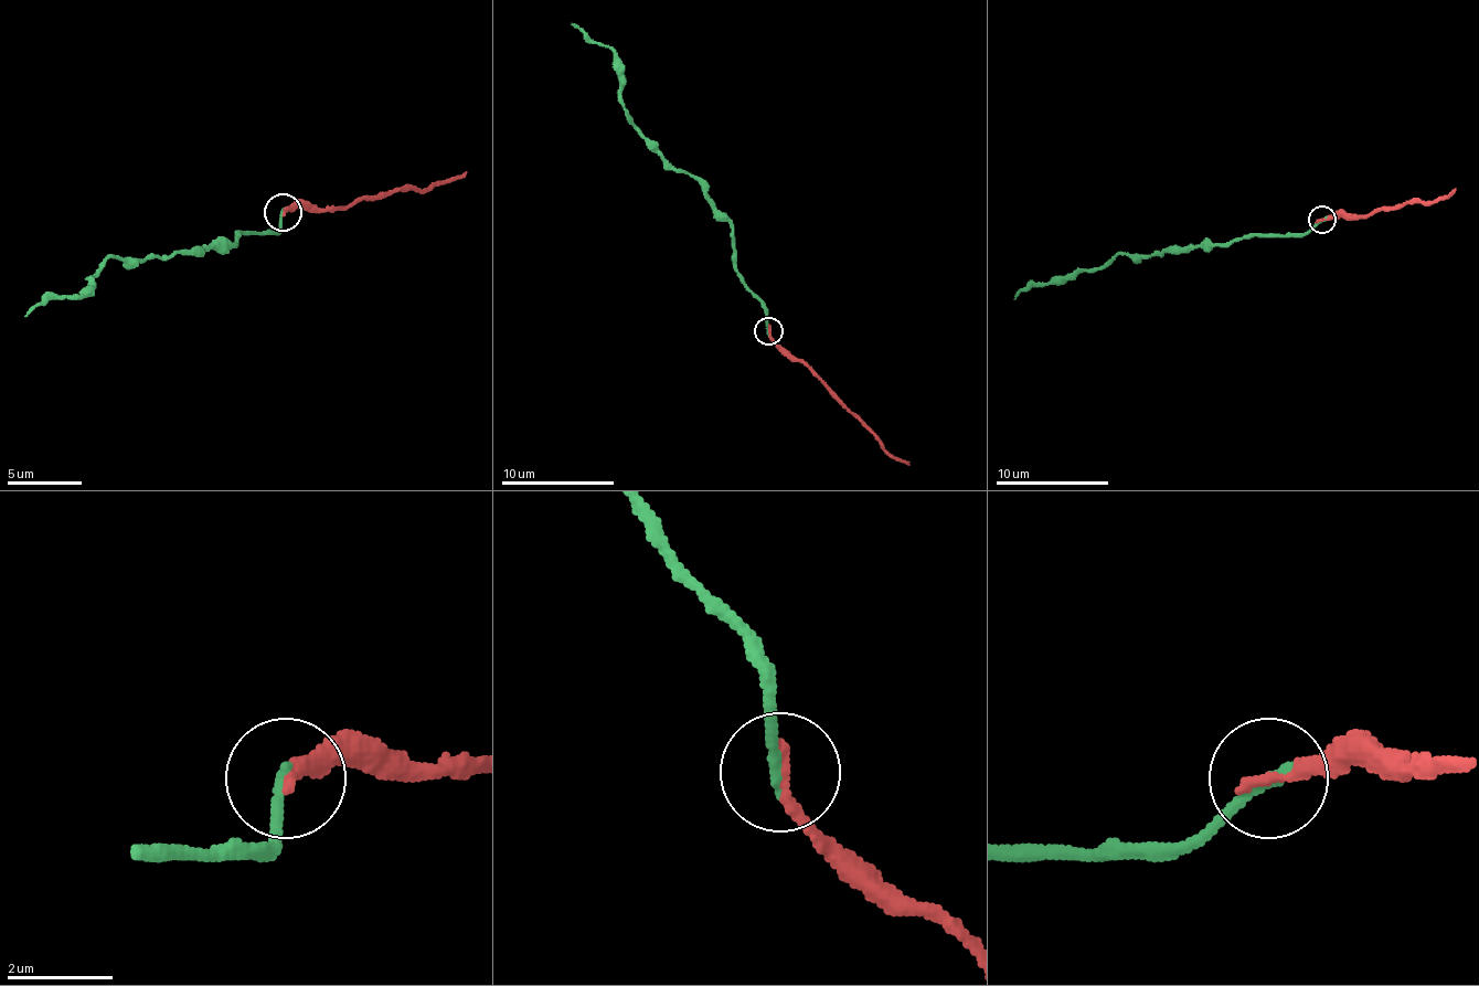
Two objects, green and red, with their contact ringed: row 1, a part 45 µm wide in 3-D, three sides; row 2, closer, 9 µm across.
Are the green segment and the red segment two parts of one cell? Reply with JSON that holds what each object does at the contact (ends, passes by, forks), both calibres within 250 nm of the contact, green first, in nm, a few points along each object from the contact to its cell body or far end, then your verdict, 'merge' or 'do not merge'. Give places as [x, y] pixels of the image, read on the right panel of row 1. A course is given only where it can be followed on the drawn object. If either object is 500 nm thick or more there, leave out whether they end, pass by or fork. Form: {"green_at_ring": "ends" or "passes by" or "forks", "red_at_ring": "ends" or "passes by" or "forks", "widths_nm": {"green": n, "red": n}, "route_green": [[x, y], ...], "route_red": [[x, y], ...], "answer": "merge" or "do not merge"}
{"green_at_ring": "ends", "red_at_ring": "ends", "widths_nm": {"green": 240, "red": 260}, "route_green": [[1321, 219], [1298, 233], [1148, 255], [1119, 253], [1094, 269], [1029, 284], [1014, 298]], "route_red": [[1321, 219], [1372, 215], [1410, 202], [1437, 202], [1455, 188]], "answer": "merge"}

